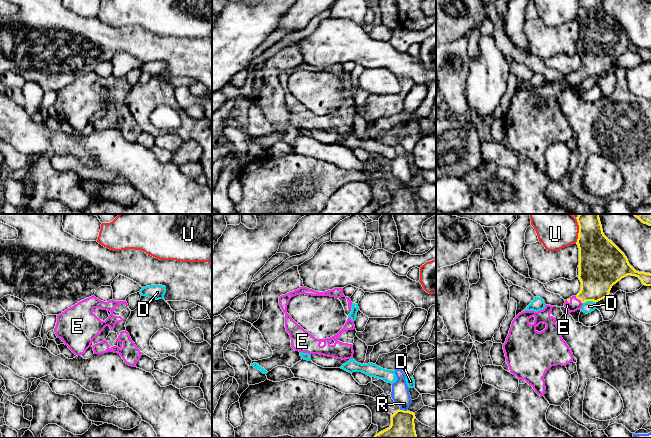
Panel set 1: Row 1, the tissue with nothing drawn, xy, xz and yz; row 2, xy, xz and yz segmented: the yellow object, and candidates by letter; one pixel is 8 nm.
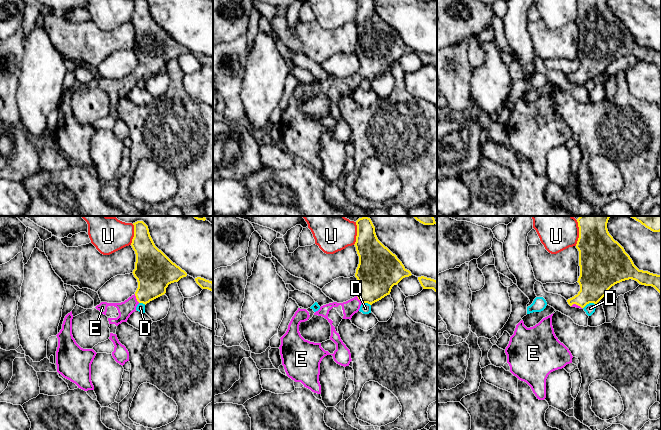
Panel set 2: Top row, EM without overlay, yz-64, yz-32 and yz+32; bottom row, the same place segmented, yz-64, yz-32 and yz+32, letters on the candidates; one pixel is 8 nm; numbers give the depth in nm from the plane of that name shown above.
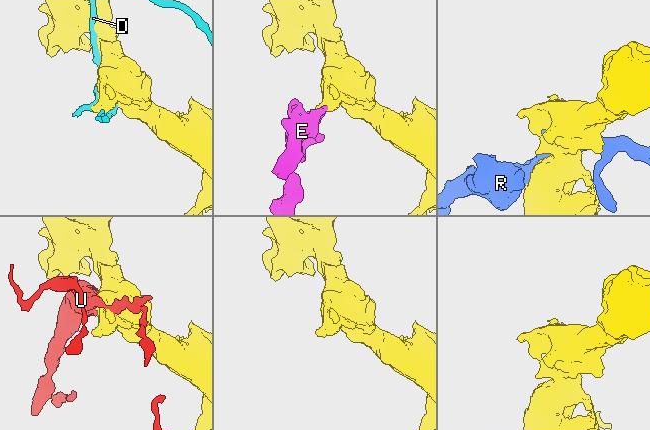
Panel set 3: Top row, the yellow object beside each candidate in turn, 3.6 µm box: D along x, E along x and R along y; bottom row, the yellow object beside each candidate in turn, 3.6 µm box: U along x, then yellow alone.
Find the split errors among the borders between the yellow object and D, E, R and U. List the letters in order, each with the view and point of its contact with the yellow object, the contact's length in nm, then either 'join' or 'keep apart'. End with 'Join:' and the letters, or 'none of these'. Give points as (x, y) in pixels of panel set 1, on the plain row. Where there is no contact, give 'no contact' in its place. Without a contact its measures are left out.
D: meets yellow in yz at (589, 76); contact 100 nm long; keep apart
E: meets yellow in yz at (579, 75); contact 90 nm long; join
R: meets yellow in xz at (403, 186); contact 60 nm long; keep apart
U: meets yellow in yz at (578, 10); contact 160 nm long; keep apart
Join: E

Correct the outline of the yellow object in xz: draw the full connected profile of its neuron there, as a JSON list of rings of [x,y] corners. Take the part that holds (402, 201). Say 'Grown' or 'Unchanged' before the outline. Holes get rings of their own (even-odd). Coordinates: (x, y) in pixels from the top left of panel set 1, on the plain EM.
Unchanged. [[[397,186],[391,191],[390,203],[376,210],[374,214],[417,214],[415,194],[413,188]]]

